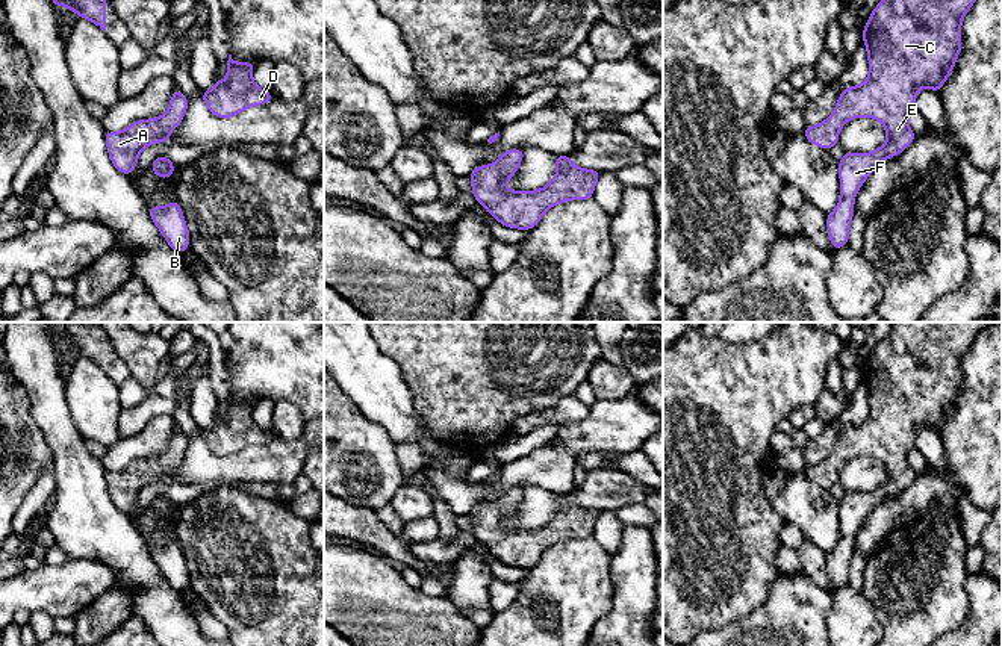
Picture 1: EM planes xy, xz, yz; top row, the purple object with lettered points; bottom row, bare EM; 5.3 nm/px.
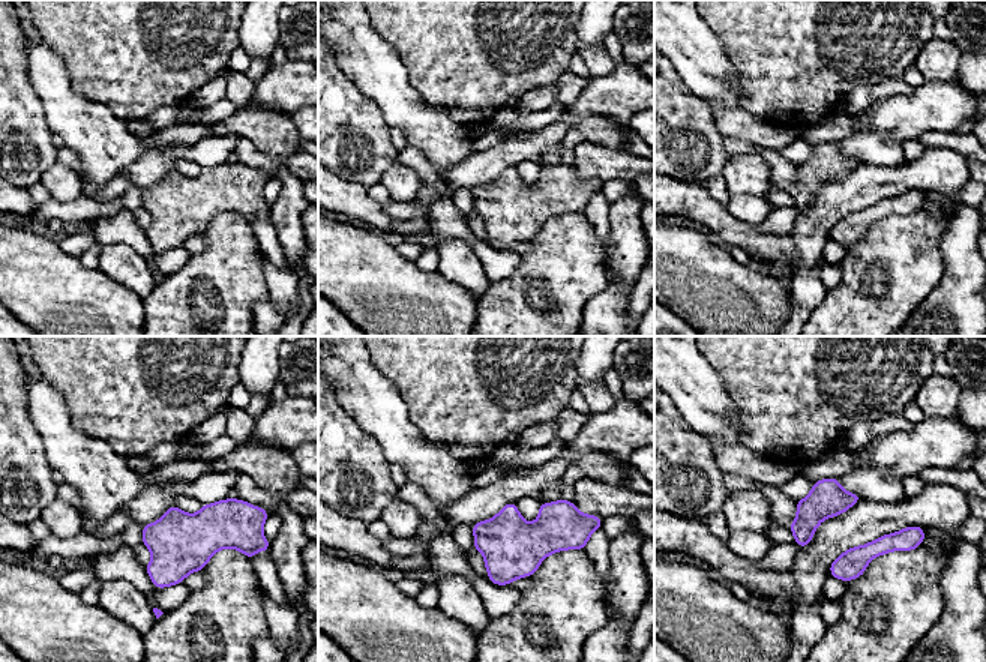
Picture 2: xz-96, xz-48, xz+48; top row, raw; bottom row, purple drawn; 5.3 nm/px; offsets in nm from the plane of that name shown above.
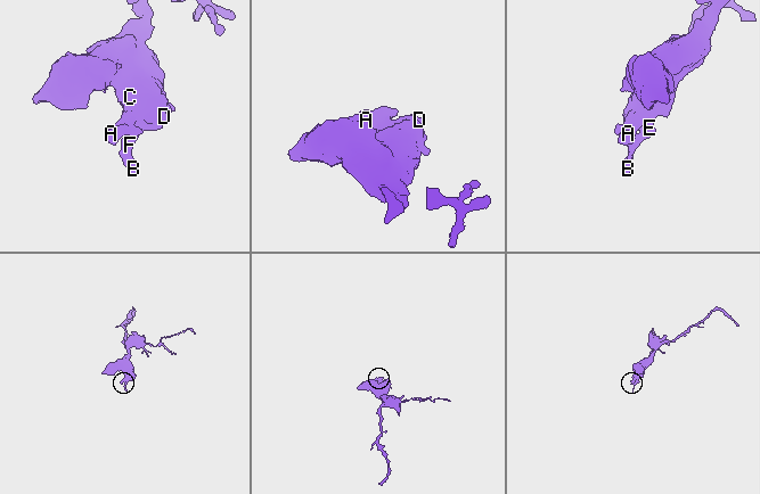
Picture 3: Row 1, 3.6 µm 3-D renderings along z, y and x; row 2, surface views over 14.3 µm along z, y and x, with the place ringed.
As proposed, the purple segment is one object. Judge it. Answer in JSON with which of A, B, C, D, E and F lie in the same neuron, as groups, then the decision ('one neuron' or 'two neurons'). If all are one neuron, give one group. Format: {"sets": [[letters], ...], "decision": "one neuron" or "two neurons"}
{"sets": [["A", "B", "C", "D", "E", "F"]], "decision": "one neuron"}

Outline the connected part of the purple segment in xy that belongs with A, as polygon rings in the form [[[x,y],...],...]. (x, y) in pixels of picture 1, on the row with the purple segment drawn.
[[[174,88],[168,110],[159,118],[138,120],[123,132],[106,132],[104,139],[114,166],[130,175],[139,153],[150,144],[170,142],[171,132],[186,113],[188,98]]]

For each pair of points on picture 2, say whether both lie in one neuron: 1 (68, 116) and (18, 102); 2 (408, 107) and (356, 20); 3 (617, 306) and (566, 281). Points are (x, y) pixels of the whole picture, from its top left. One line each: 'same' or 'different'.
1: different
2: same
3: different

